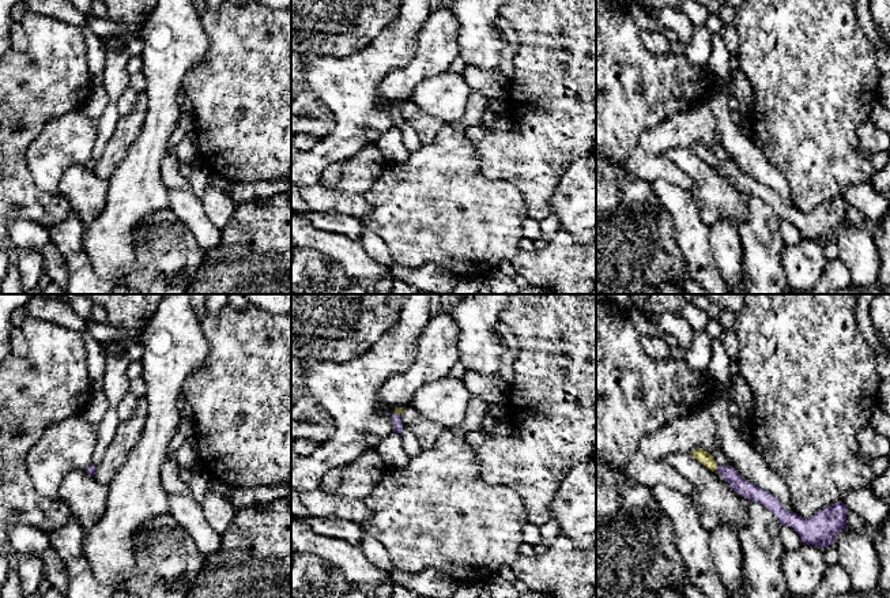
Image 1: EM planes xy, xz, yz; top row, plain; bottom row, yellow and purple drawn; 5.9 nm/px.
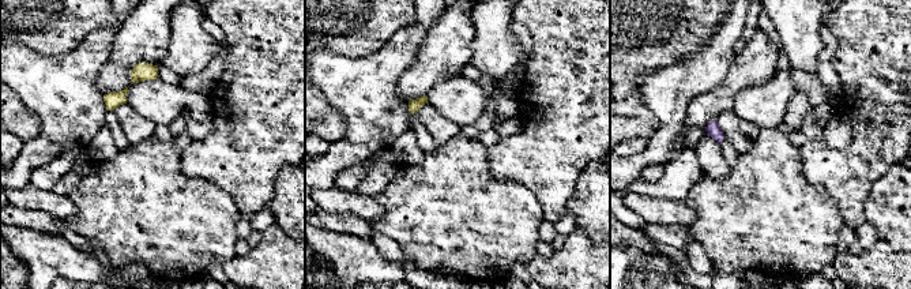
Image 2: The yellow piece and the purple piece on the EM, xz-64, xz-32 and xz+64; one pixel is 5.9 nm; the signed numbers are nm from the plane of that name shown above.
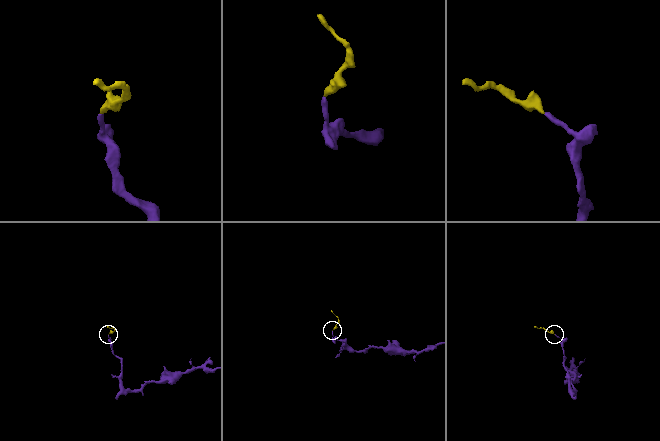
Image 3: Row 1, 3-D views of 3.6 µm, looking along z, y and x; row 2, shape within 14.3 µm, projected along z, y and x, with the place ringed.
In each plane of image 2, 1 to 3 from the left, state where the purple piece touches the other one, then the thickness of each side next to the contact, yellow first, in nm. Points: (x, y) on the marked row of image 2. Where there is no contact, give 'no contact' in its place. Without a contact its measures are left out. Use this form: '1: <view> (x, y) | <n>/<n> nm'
1: no contact
2: no contact
3: no contact

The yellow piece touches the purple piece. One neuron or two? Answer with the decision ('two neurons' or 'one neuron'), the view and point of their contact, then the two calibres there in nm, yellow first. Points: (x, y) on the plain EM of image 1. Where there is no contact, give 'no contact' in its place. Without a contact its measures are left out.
one neuron; contact yz (716, 162); calibres 70 and 90 nm

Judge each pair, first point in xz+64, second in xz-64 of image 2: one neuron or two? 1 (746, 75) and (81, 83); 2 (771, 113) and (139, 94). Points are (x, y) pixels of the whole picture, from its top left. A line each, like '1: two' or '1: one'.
1: two
2: one

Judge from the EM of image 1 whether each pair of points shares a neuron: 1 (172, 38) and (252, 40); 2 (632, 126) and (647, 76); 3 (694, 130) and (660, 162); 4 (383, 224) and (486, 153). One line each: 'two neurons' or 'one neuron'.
1: two neurons
2: one neuron
3: one neuron
4: two neurons

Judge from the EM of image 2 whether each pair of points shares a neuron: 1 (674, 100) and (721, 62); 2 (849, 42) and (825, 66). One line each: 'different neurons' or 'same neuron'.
1: same neuron
2: different neurons

